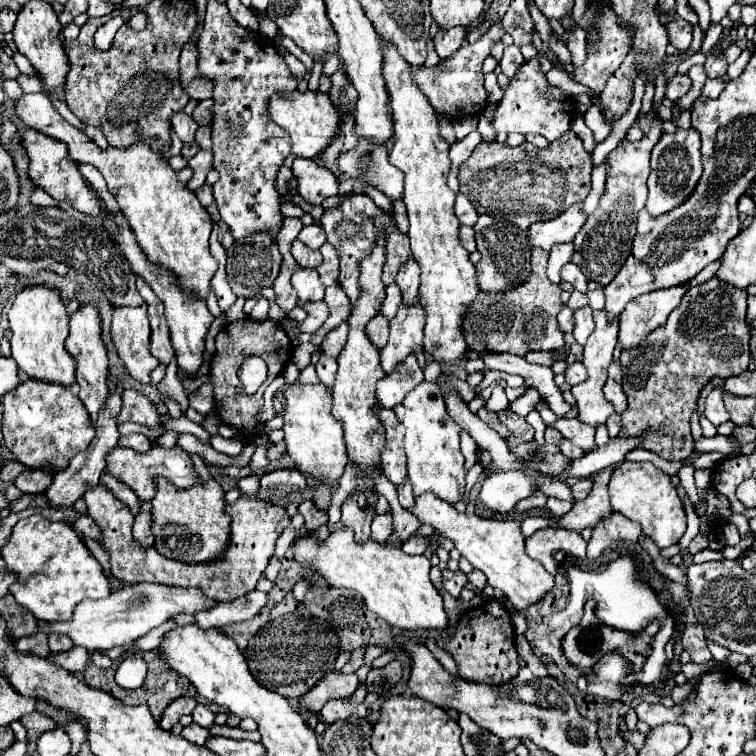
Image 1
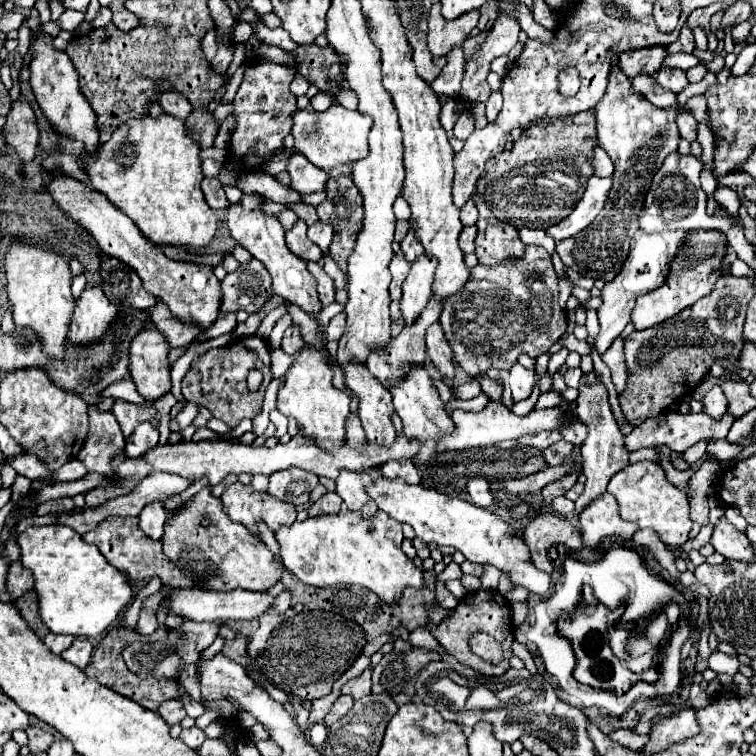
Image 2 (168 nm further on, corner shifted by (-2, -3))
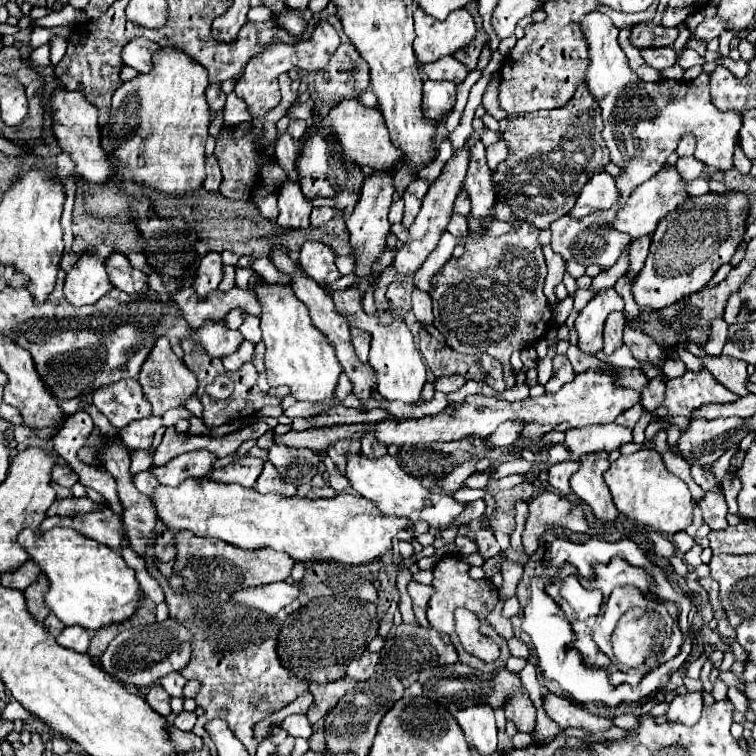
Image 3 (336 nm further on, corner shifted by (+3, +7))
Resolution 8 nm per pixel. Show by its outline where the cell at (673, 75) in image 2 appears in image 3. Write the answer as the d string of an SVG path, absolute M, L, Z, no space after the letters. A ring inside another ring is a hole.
M646 47L646 49L640 49L640 55L650 67L658 71L672 67L676 63L676 53L670 47Z

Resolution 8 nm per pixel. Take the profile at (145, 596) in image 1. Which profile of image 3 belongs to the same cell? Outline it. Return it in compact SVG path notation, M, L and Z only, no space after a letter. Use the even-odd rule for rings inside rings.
M284 581L284 583L270 583L258 589L242 589L242 591L236 591L232 597L242 605L250 605L264 613L276 615L280 609L292 603L298 597L298 593L300 591L296 585L290 585Z

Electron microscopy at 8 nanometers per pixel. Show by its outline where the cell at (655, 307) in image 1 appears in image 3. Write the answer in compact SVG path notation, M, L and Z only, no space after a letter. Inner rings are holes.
M726 189L724 193L710 191L702 197L688 197L674 213L662 217L656 231L652 233L646 263L632 287L636 303L640 307L664 309L704 289L718 267L732 259L736 247L744 239L748 213L748 193Z

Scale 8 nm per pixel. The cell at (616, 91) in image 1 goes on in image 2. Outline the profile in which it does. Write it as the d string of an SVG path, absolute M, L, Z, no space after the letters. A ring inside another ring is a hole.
M647 47L639 51L629 51L619 57L619 71L633 81L637 75L651 75L659 71L661 61L665 59L665 47Z

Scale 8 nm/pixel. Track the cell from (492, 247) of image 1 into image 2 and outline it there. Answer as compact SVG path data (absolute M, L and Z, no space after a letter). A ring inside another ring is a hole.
M477 201L479 221L477 221L477 239L475 239L475 255L481 265L497 267L507 261L523 259L525 243L519 239L519 233L513 225L499 221L489 207Z

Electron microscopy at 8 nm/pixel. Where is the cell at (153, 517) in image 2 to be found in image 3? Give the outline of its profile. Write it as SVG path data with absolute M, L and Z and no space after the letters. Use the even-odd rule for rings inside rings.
M146 469L146 471L140 471L140 473L134 475L134 487L136 487L140 493L148 495L148 497L150 497L150 493L156 489L156 485L158 485L158 481L156 481L152 469Z

